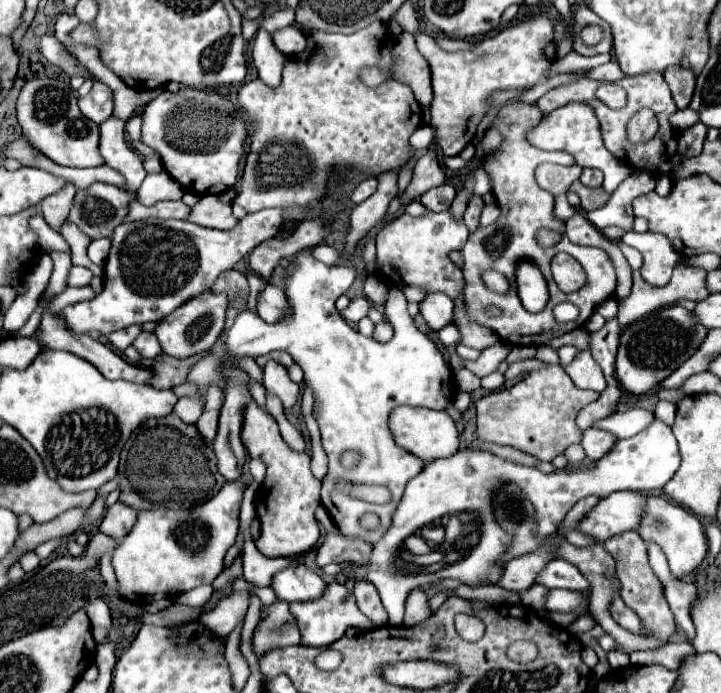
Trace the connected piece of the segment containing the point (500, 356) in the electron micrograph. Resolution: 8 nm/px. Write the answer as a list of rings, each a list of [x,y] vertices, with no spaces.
[[[498,342],[498,344],[490,346],[490,348],[482,350],[482,354],[480,354],[478,360],[464,361],[464,368],[470,370],[470,372],[474,372],[476,376],[484,378],[484,376],[488,376],[488,374],[492,374],[492,372],[498,370],[500,362],[506,360],[506,356],[508,356],[510,350],[512,350],[512,346],[508,342]]]

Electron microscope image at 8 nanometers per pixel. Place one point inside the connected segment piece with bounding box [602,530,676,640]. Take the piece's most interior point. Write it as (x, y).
(641, 590)

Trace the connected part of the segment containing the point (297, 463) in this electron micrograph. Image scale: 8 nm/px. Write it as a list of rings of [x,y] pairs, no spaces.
[[[250,400],[244,408],[242,442],[250,456],[268,466],[268,474],[256,492],[256,514],[262,522],[256,548],[268,558],[294,558],[310,550],[320,538],[320,528],[314,518],[314,510],[320,504],[320,480],[310,472],[310,456],[292,450],[282,440],[276,420],[256,400]]]

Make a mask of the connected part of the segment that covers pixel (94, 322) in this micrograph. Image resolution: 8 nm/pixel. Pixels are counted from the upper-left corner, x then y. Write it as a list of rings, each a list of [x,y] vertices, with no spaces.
[[[270,208],[270,210],[246,214],[238,222],[238,226],[230,230],[214,230],[214,228],[204,228],[204,226],[190,224],[184,220],[158,220],[158,218],[120,224],[112,234],[110,256],[104,264],[104,270],[106,270],[104,290],[94,300],[66,306],[60,314],[68,330],[72,330],[74,334],[96,330],[102,336],[106,336],[114,330],[120,330],[132,324],[144,324],[150,320],[158,322],[160,318],[166,318],[170,312],[174,312],[178,306],[182,306],[190,298],[210,290],[222,272],[232,270],[250,250],[254,250],[266,238],[274,238],[278,234],[280,224],[282,224],[282,208]]]

